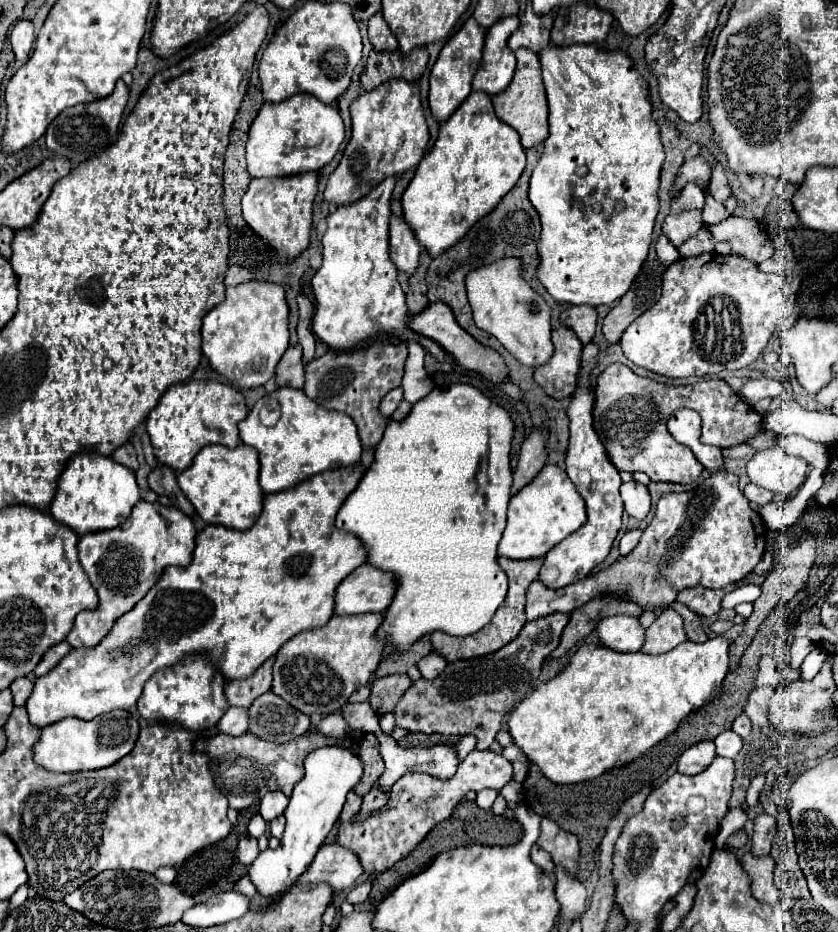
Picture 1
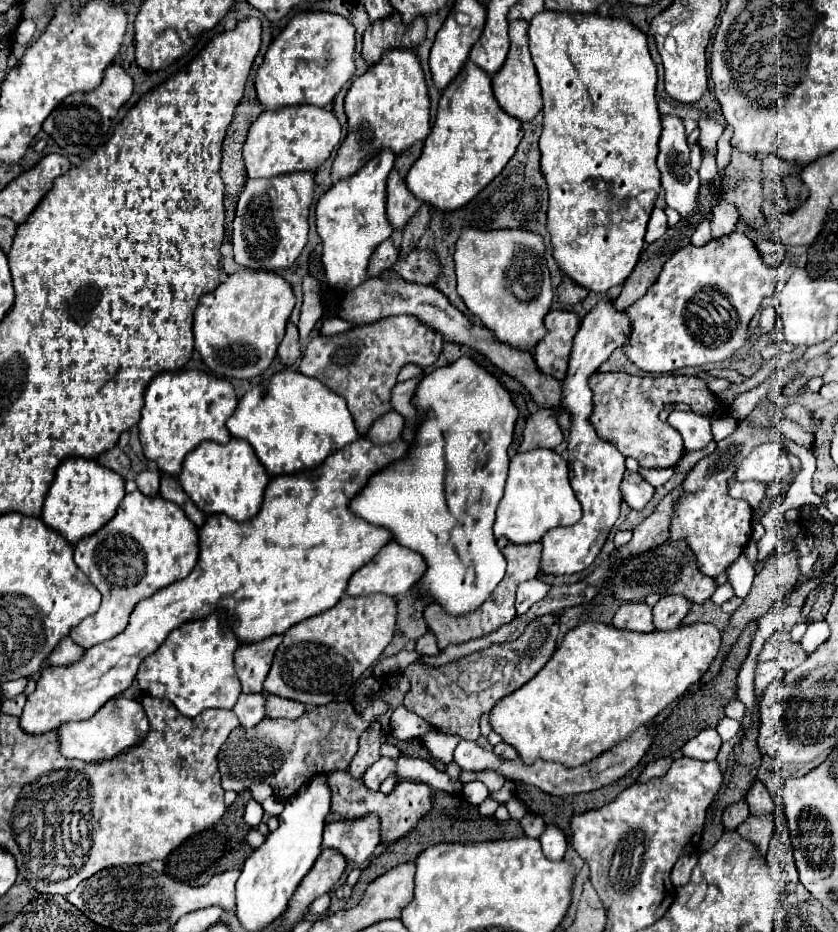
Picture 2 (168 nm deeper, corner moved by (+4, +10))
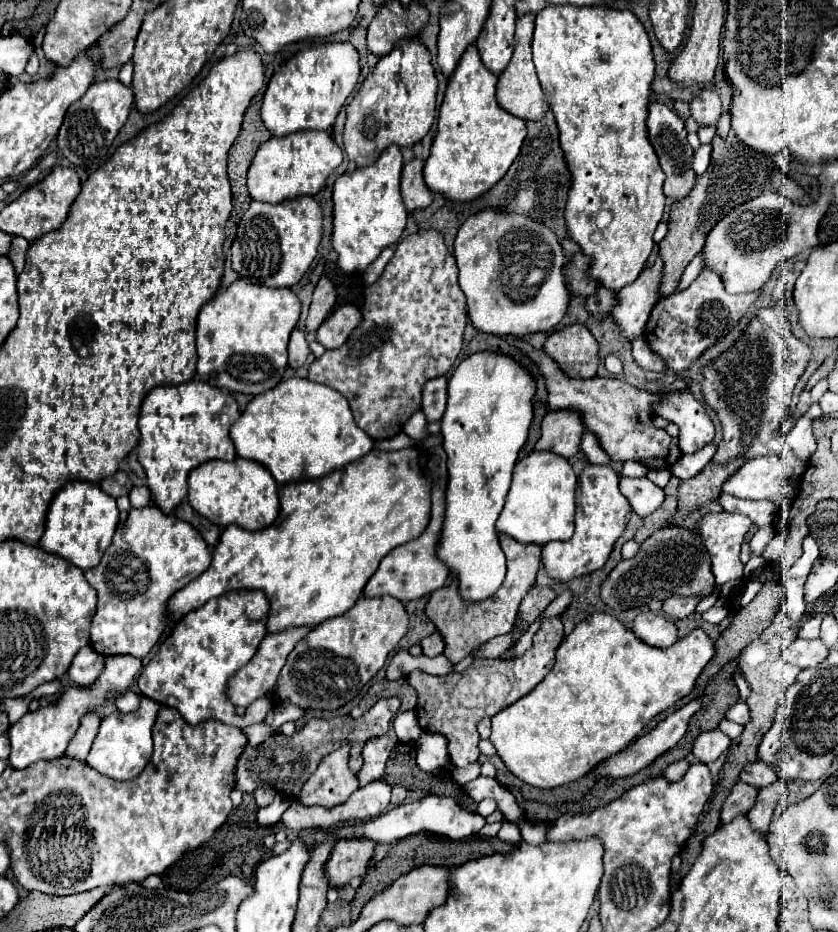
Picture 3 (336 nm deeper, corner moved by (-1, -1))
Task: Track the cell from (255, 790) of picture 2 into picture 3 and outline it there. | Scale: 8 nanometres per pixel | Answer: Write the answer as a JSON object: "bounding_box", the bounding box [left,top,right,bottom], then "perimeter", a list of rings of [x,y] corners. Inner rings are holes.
{"bounding_box":[254,787,276,807],"perimeter":[[[260,787],[260,789],[254,791],[254,797],[256,797],[258,807],[266,807],[266,805],[270,805],[272,799],[274,799],[274,795],[276,795],[276,791],[272,791],[270,787]]]}

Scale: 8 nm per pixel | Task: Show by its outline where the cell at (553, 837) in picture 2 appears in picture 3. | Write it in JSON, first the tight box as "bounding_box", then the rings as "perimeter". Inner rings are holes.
{"bounding_box":[520,821,546,845],"perimeter":[[[522,821],[522,831],[520,831],[520,835],[522,835],[524,841],[538,845],[538,843],[544,843],[544,841],[546,841],[544,831],[546,831],[546,825],[534,825],[534,823]]]}

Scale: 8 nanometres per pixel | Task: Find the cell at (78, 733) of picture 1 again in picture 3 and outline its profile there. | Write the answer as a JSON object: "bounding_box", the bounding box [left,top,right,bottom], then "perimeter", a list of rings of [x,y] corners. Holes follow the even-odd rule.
{"bounding_box":[86,697,160,781],"perimeter":[[[140,697],[140,707],[134,713],[112,713],[110,717],[104,717],[100,723],[100,731],[96,735],[96,741],[88,753],[86,763],[96,769],[98,773],[116,779],[116,781],[128,781],[142,773],[146,763],[152,757],[152,725],[156,721],[156,713],[160,709],[160,703]]]}

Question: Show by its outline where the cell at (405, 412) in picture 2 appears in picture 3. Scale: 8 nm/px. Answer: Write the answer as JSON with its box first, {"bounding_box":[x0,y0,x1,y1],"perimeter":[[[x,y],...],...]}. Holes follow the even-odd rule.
{"bounding_box":[422,375,448,423],"perimeter":[[[442,375],[442,377],[436,377],[432,381],[428,381],[424,385],[424,395],[422,395],[422,411],[426,413],[426,419],[432,423],[432,421],[438,421],[442,415],[444,415],[444,409],[446,409],[446,399],[448,397],[448,379]]]}

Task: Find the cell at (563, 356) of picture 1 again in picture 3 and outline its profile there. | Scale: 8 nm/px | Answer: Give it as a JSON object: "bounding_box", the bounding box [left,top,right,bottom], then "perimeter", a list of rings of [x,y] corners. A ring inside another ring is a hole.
{"bounding_box":[544,325,598,379],"perimeter":[[[568,325],[550,333],[544,351],[568,377],[588,379],[598,371],[598,343],[586,325]]]}

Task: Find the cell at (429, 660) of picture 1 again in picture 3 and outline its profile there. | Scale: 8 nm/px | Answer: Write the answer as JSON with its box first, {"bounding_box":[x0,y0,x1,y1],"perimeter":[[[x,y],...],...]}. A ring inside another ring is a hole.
{"bounding_box":[420,631,446,657],"perimeter":[[[434,631],[426,639],[422,639],[420,645],[424,649],[424,655],[428,655],[428,657],[436,657],[446,649],[446,643],[444,643],[444,639],[442,639],[442,635],[438,631]]]}

